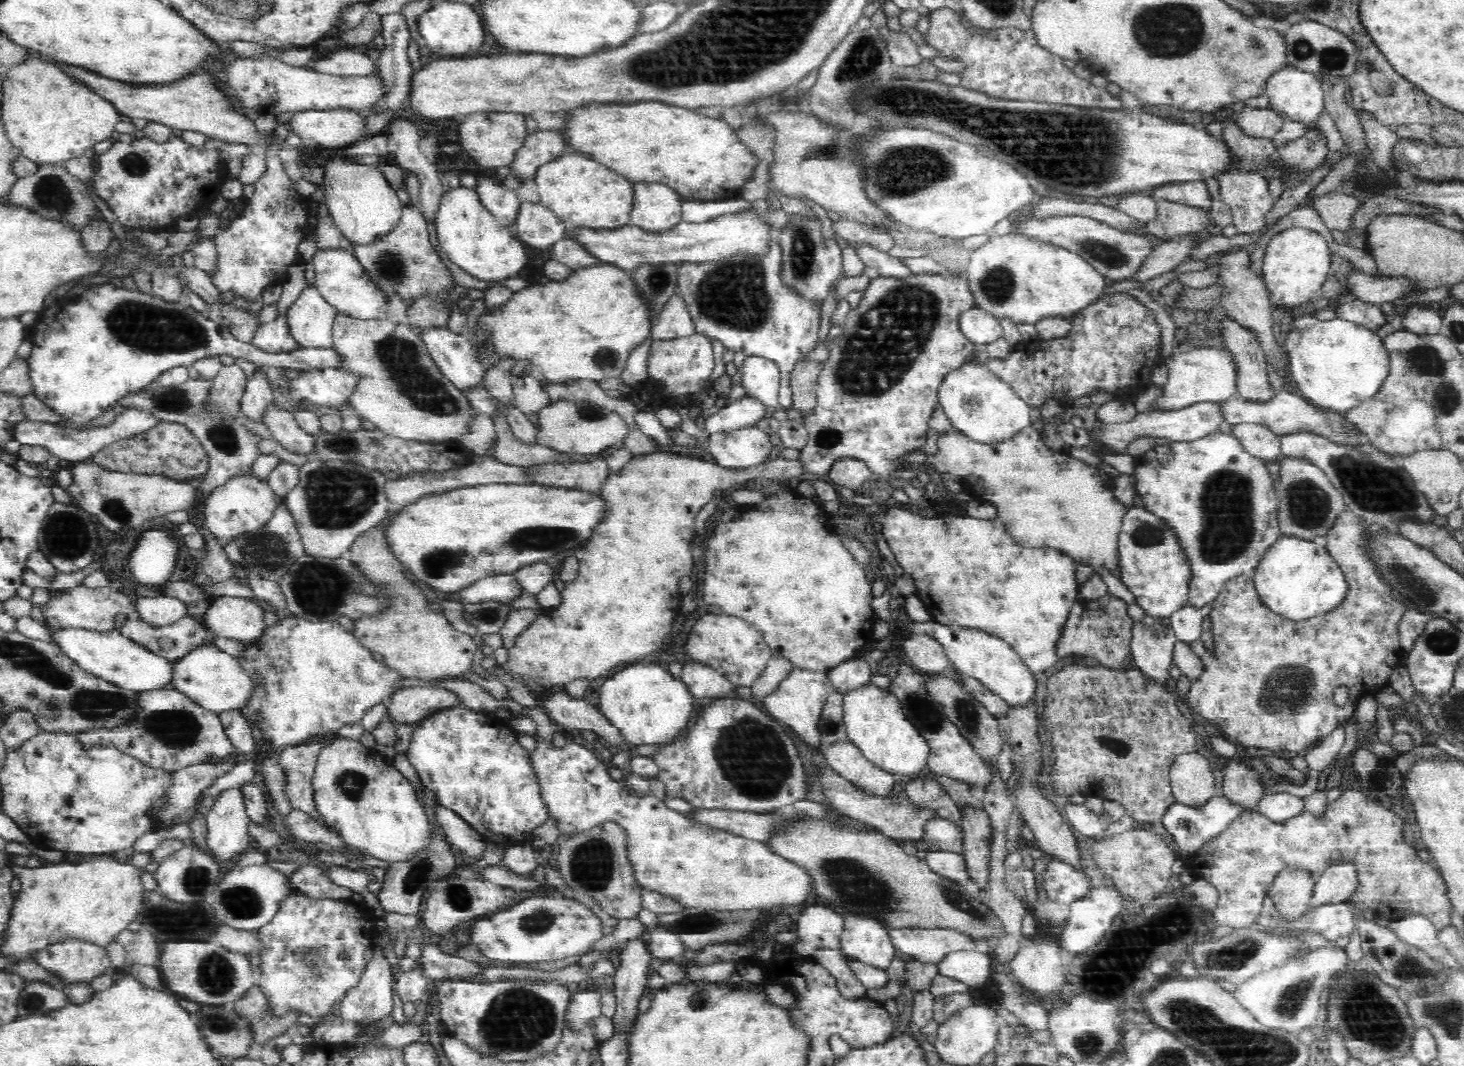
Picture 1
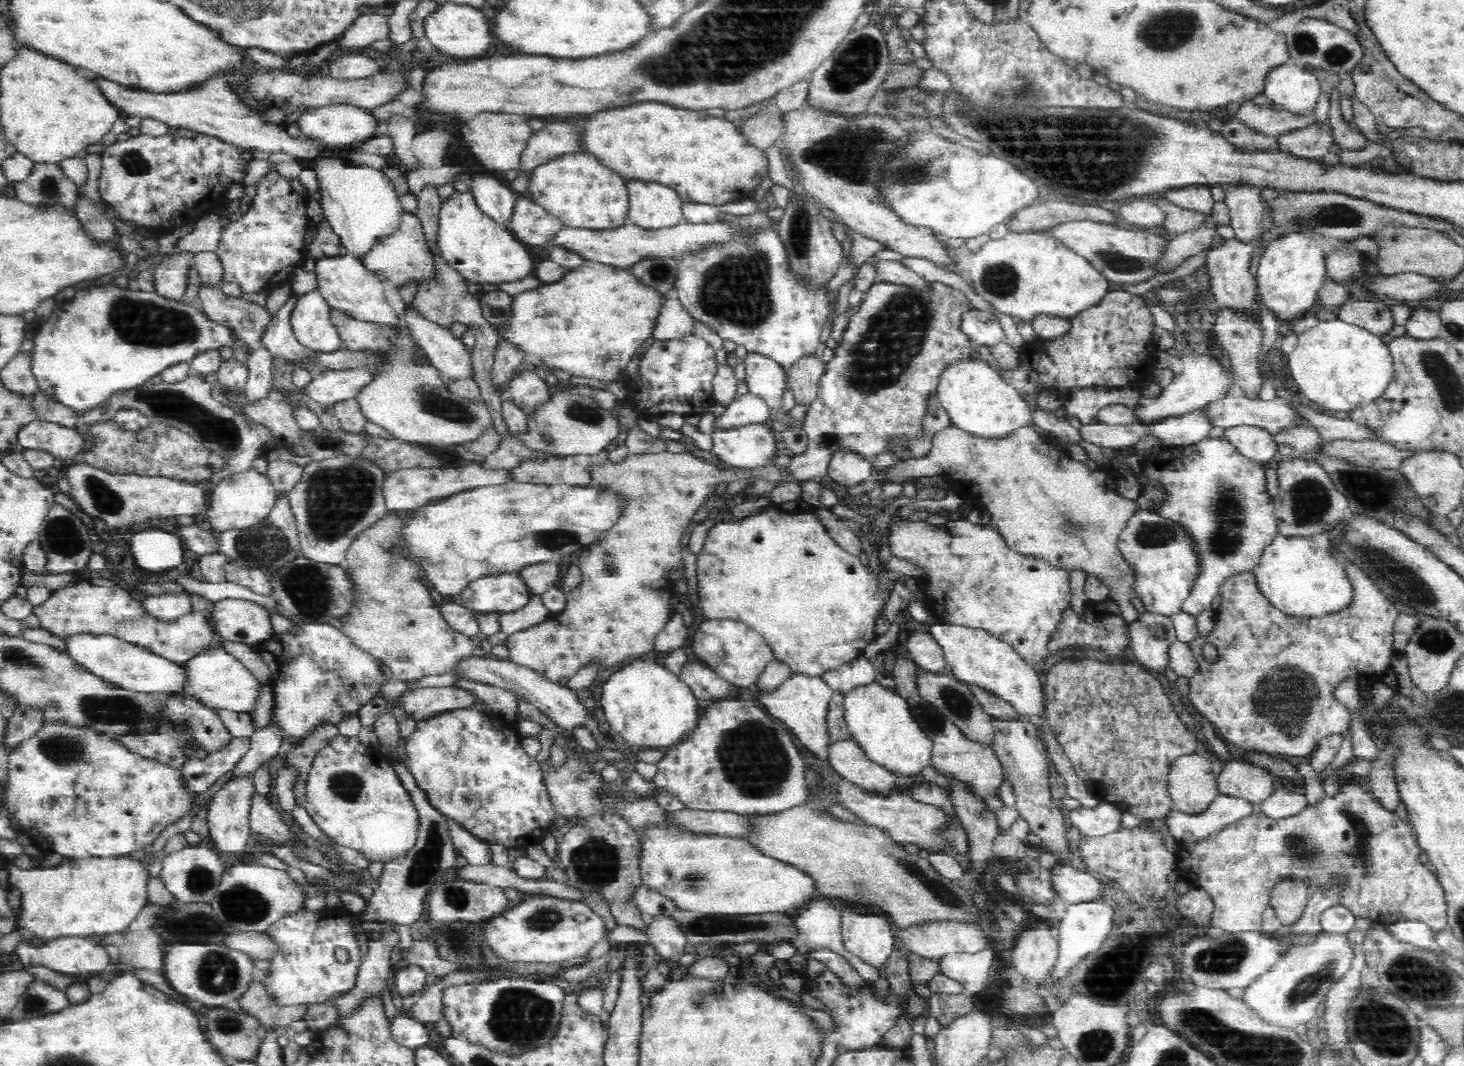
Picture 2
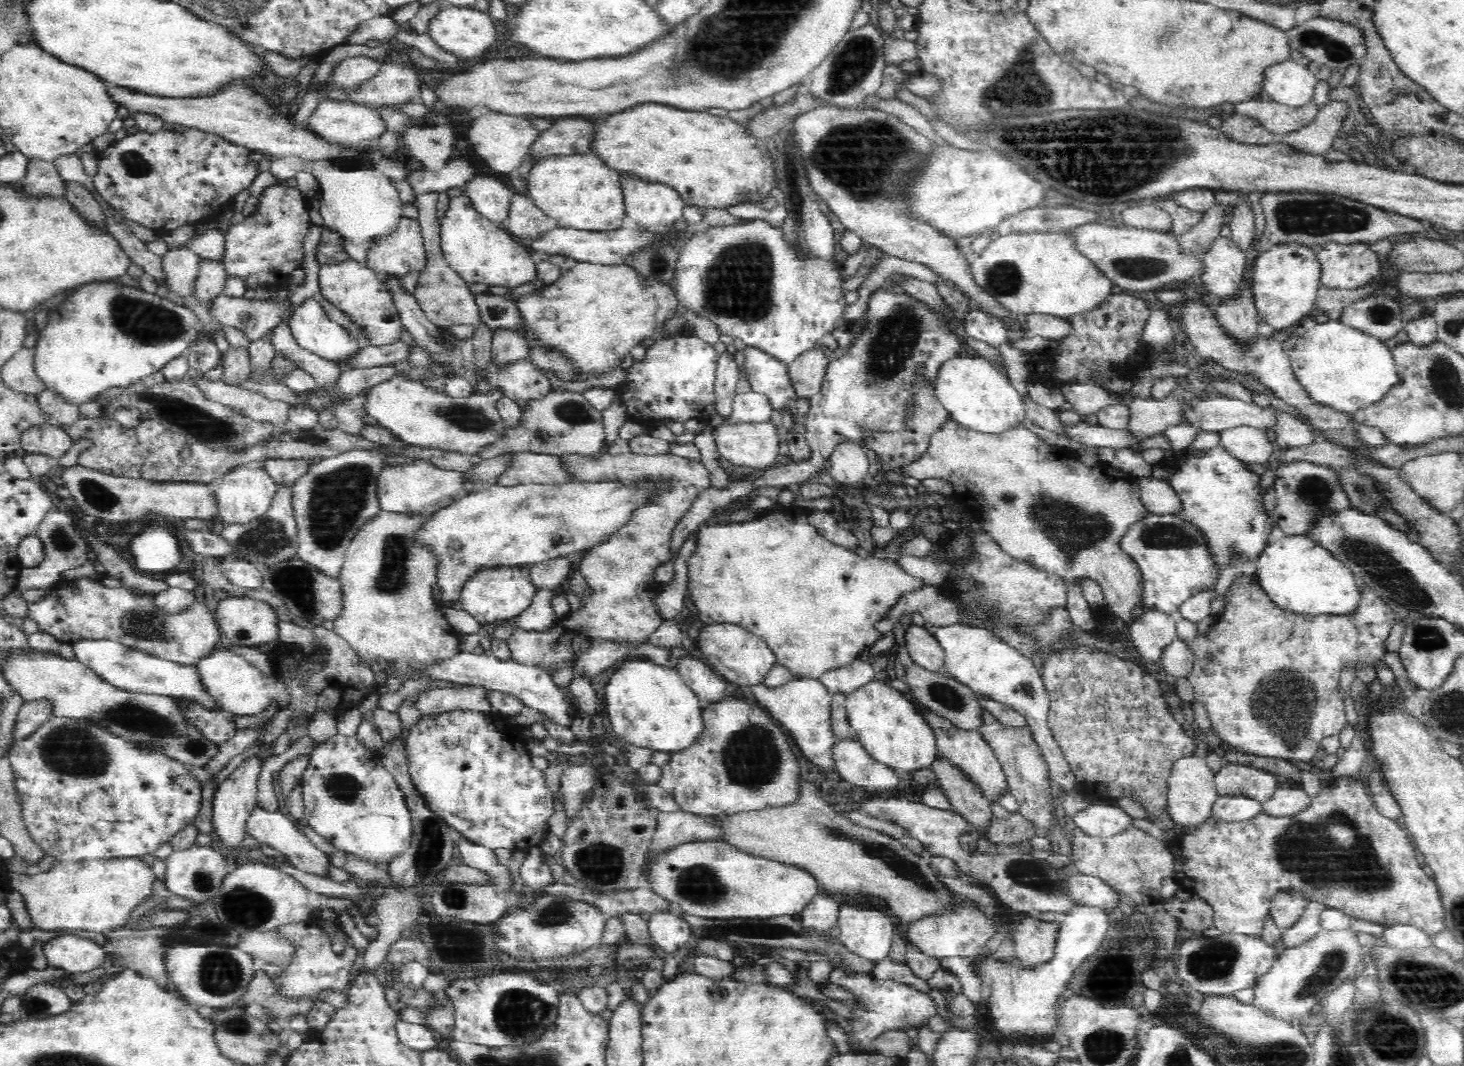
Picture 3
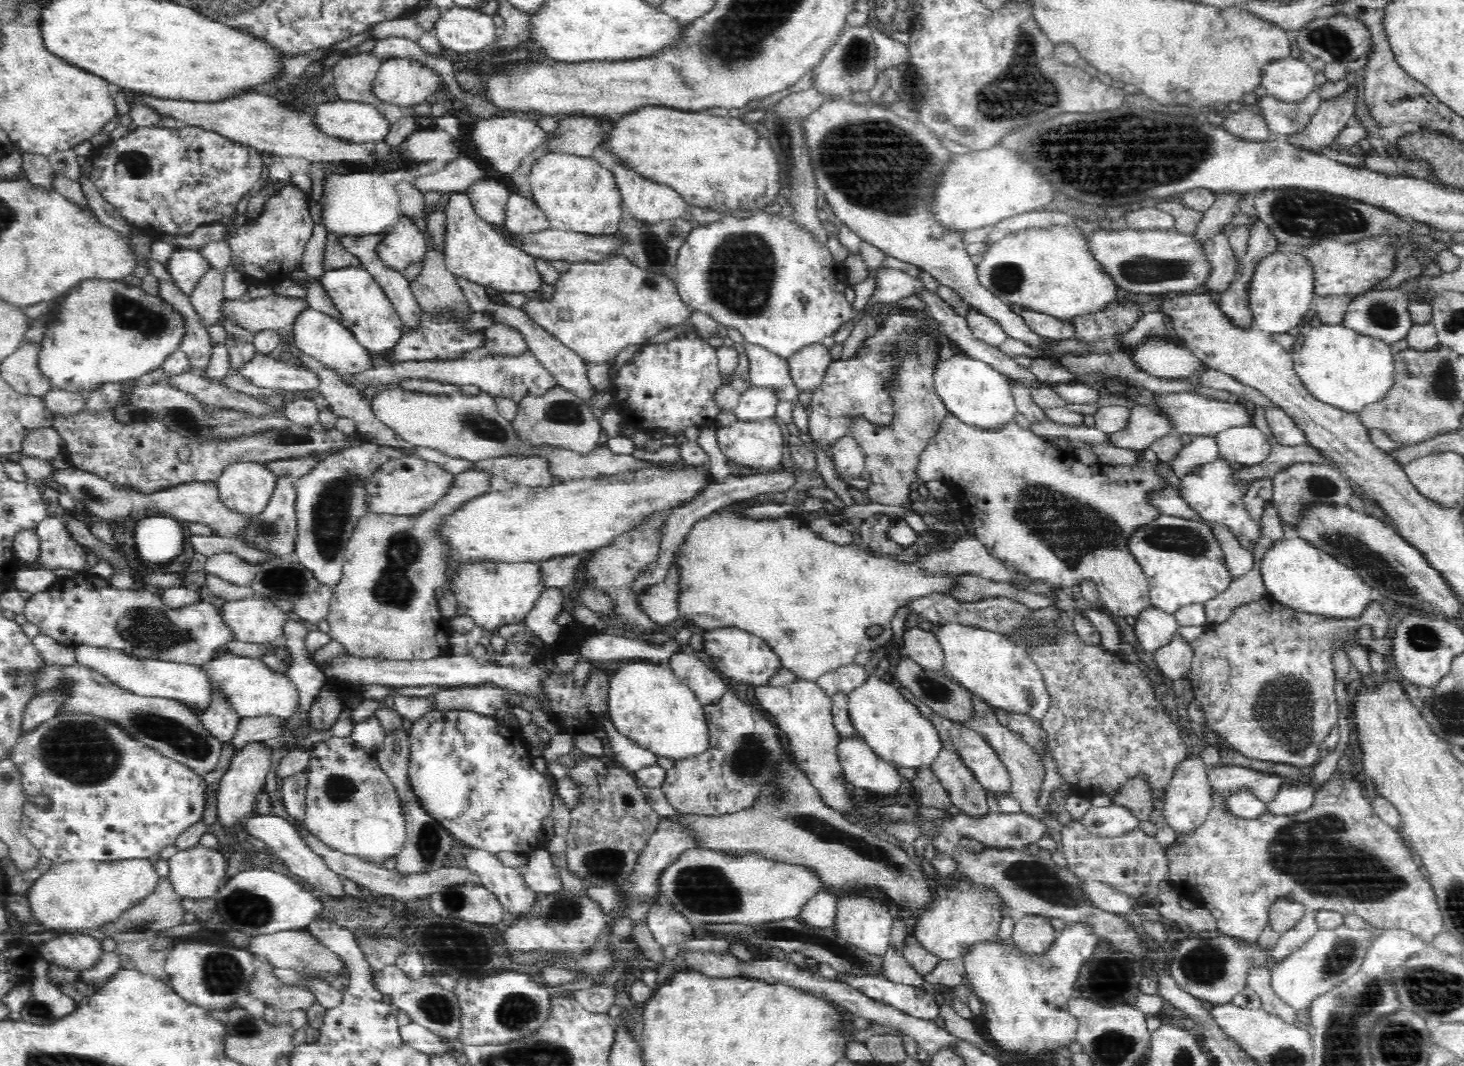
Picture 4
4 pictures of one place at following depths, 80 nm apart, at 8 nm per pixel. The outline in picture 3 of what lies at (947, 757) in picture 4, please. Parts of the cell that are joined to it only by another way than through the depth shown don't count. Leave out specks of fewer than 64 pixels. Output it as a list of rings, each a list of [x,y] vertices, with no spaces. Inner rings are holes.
[[[947,756],[938,757],[930,766],[936,775],[936,783],[944,791],[945,798],[955,813],[961,814],[978,829],[990,823],[993,816],[990,801],[984,796],[982,787],[974,782]]]

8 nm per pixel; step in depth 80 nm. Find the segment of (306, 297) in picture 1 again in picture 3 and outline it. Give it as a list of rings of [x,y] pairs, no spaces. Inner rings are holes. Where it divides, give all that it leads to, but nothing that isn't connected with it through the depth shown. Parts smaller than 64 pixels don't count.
[[[314,299],[305,300],[297,306],[297,309],[294,309],[293,317],[288,325],[300,348],[304,348],[315,356],[320,356],[327,362],[339,364],[341,368],[343,368],[343,364],[347,364],[347,368],[350,367],[350,364],[354,364],[354,360],[362,354],[363,346],[358,338],[349,329],[332,320],[324,309],[314,302]]]

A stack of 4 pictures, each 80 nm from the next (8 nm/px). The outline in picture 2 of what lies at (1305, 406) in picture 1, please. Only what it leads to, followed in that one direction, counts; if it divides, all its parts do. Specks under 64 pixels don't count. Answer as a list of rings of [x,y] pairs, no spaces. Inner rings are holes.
[[[1236,392],[1218,398],[1218,400],[1212,400],[1202,407],[1196,412],[1199,412],[1213,428],[1222,428],[1223,430],[1247,425],[1262,428],[1274,436],[1291,423],[1303,423],[1303,420],[1291,409],[1289,403],[1279,396],[1271,401],[1262,401],[1259,398],[1248,398]]]

